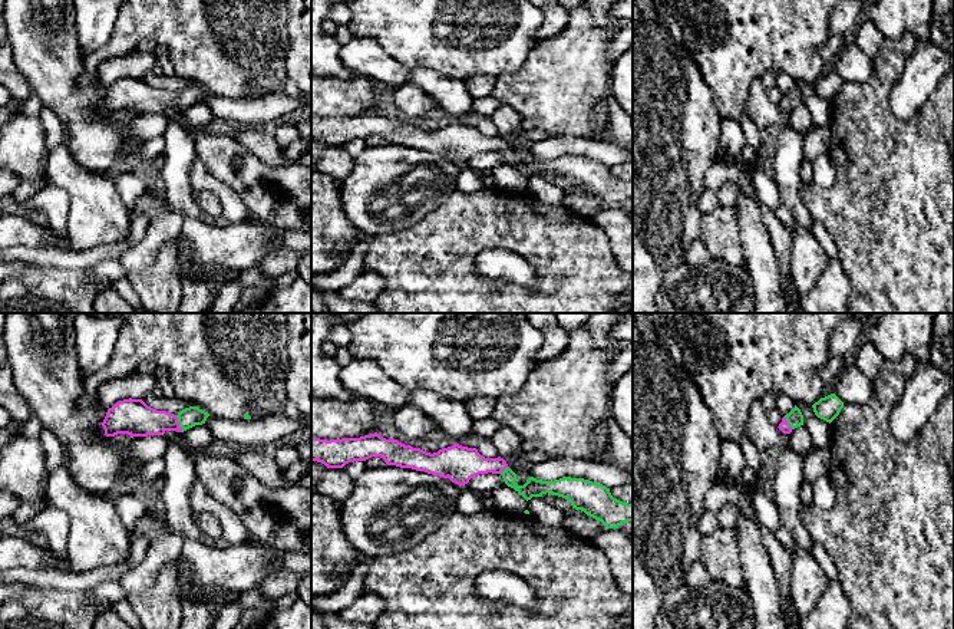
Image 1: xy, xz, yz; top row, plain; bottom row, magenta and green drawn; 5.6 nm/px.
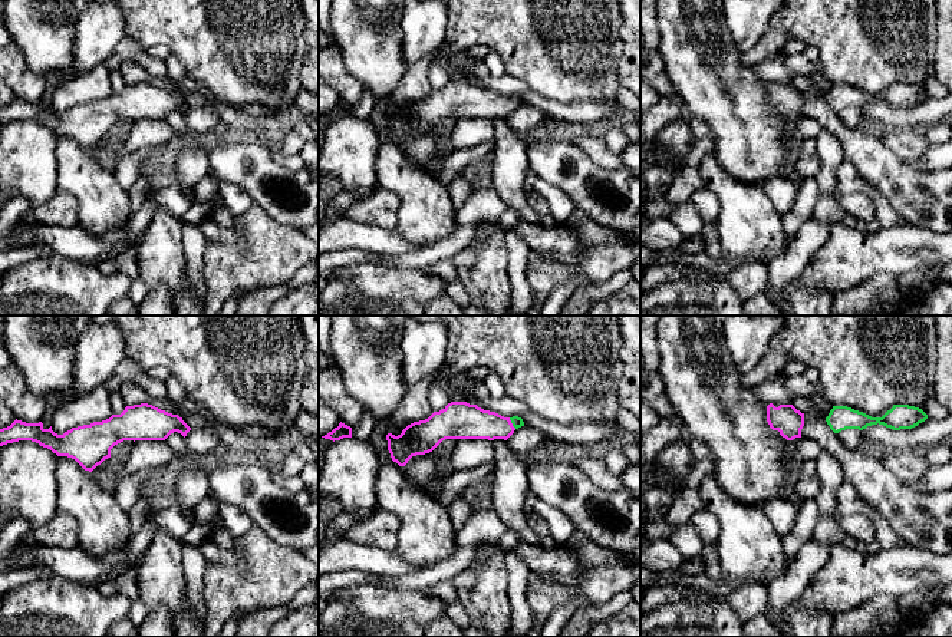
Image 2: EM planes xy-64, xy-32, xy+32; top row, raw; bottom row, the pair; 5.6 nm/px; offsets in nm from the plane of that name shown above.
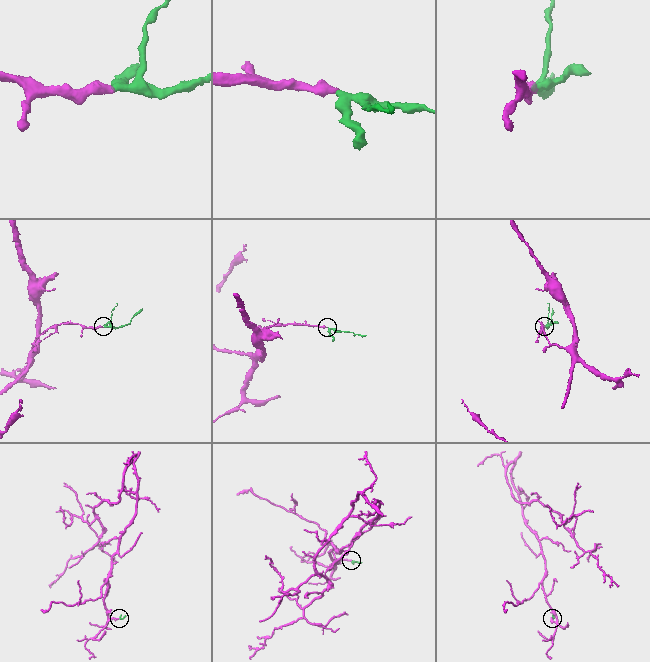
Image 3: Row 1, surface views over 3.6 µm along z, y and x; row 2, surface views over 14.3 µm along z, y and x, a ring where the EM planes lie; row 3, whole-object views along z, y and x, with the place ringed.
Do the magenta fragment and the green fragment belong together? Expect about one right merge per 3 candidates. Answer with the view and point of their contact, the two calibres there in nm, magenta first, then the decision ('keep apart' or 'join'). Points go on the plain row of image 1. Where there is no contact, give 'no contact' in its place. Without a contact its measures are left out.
contact xy (178, 102); calibres 200 and 110 nm; join

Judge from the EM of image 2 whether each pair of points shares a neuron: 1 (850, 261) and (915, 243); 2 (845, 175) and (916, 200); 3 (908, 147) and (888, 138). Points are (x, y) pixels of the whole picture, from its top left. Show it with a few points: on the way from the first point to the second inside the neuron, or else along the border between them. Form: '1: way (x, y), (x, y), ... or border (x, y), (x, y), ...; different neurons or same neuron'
1: way (866, 254), (899, 247); same neuron
2: border (849, 159), (856, 171), (879, 191), (893, 210); different neurons
3: way (903, 142), (892, 138); same neuron

